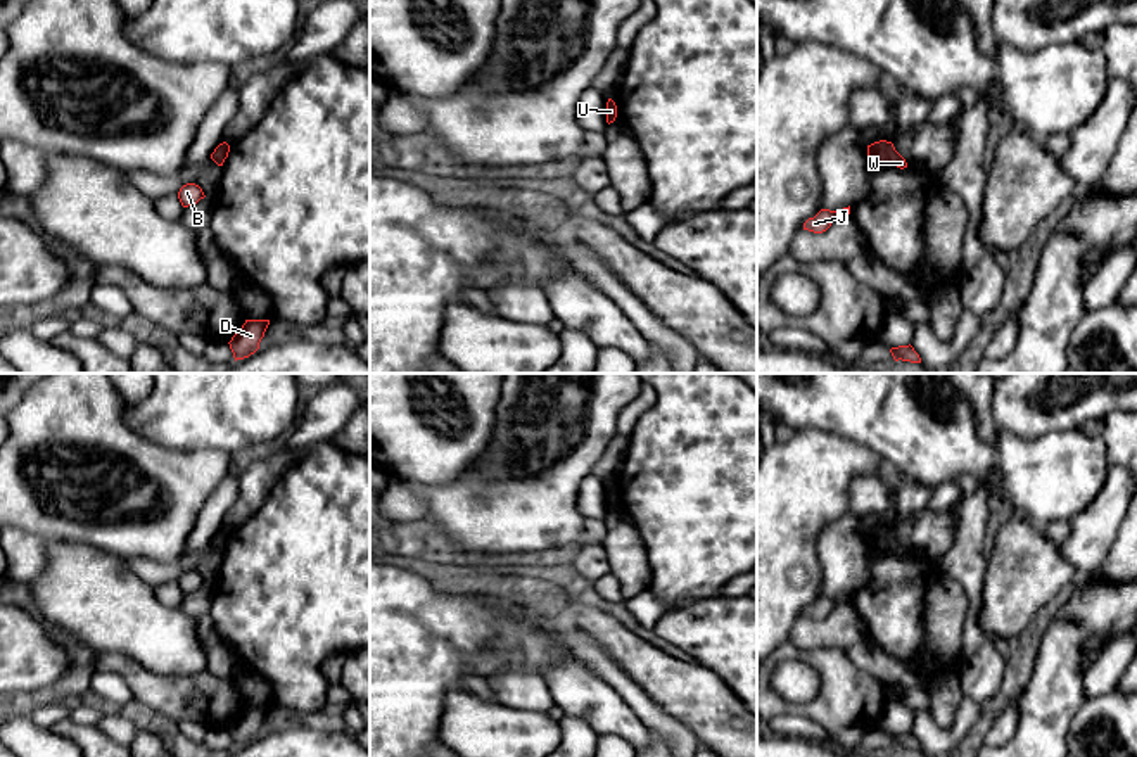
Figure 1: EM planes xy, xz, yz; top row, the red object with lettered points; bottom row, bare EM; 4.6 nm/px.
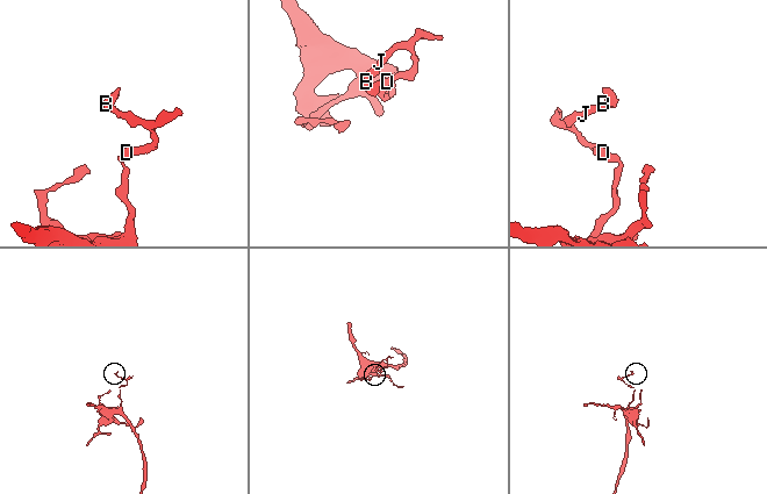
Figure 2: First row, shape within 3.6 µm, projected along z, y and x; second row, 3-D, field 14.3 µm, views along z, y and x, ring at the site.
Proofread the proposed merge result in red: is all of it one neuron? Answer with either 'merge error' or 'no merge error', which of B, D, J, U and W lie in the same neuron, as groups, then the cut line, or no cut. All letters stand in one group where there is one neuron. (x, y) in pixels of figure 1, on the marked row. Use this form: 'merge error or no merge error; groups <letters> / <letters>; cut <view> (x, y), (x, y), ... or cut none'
no merge error; groups B D J U W; cut none

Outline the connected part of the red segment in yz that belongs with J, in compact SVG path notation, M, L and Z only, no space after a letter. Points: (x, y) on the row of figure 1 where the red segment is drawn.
M850 206L838 211L821 209L814 218L809 218L804 223L804 230L823 233L831 226L831 223L836 218L845 216L845 214L850 214Z

